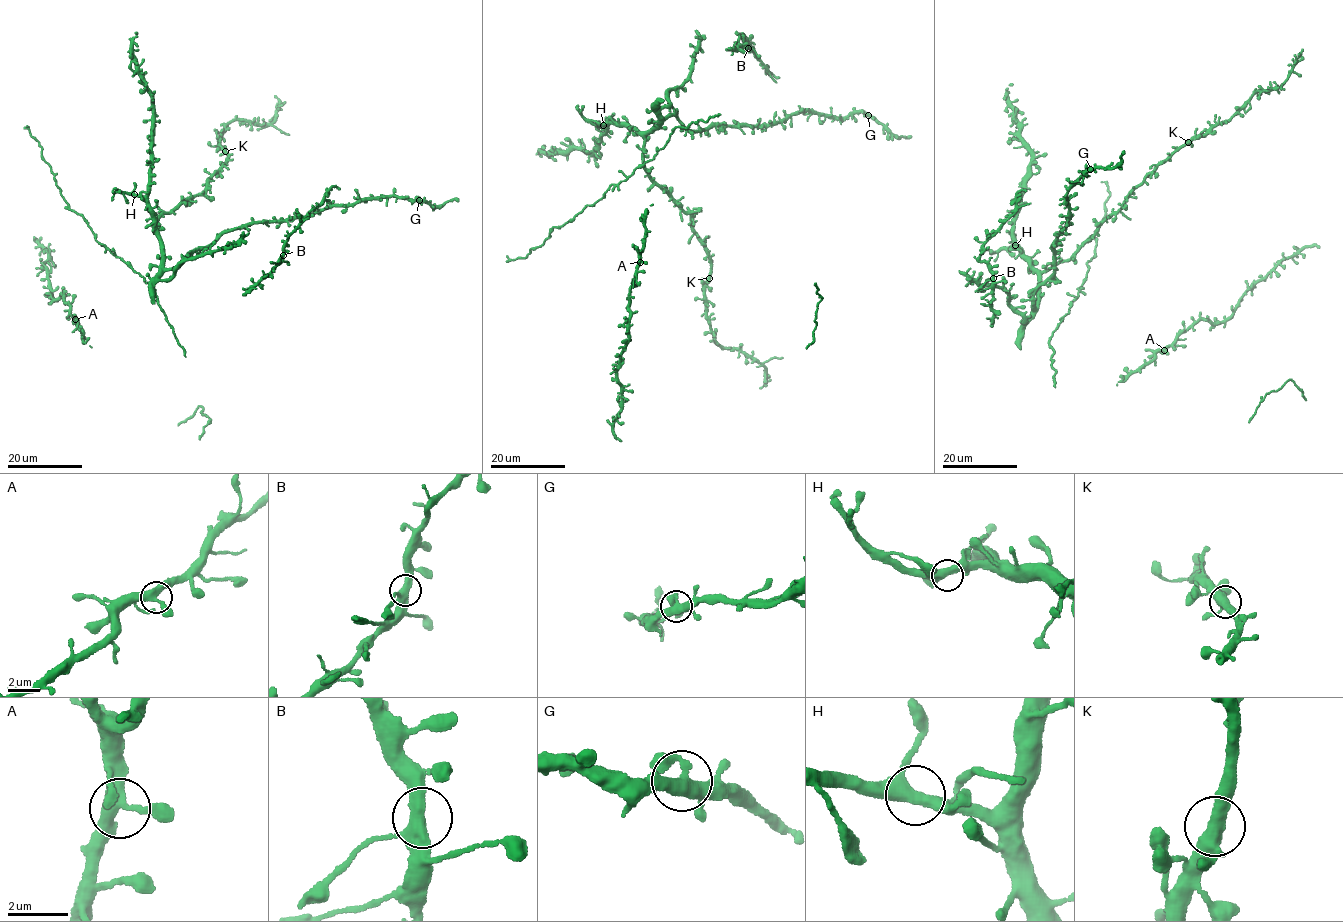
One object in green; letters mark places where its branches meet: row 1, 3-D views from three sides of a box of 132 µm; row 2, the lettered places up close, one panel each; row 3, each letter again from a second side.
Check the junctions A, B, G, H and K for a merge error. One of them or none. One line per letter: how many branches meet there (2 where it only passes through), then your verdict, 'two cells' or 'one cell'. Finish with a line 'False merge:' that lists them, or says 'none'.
A: branches 3; one cell
B: branches 3; one cell
G: branches 3; one cell
H: branches 3; one cell
K: branches 3; one cell
False merge: none

